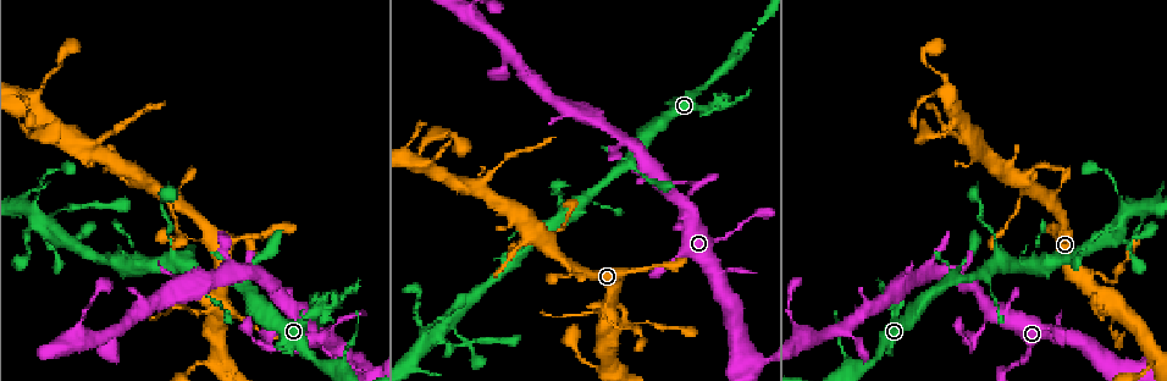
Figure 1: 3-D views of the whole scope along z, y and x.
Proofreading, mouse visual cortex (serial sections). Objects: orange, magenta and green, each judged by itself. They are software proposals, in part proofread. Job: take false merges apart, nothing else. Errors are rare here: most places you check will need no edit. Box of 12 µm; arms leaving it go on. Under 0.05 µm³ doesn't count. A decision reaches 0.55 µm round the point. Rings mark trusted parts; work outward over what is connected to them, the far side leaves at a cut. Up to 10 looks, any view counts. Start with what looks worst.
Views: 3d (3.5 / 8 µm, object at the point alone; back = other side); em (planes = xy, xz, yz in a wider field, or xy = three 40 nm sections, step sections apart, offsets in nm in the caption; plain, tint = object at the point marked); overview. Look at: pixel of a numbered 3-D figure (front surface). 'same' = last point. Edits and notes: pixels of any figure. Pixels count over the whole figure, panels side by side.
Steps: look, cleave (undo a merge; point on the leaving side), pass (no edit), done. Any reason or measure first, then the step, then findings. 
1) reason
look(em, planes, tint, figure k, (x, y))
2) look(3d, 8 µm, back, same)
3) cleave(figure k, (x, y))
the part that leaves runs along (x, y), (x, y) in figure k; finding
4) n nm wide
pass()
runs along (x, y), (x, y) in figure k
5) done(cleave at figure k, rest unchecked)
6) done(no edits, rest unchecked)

arms part here
look(3d, 8 µm, figure 1, (294, 312))

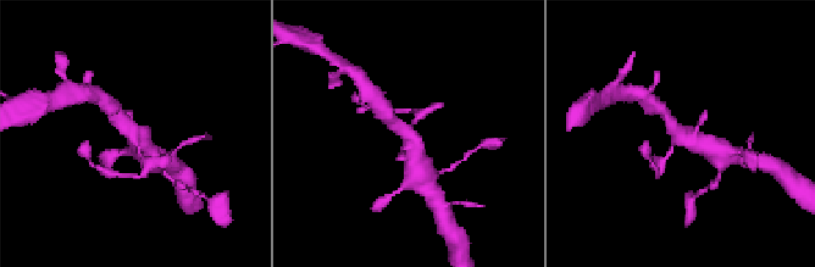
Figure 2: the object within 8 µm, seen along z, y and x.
look(3d, 3.5 µm, back, figure 2, (680, 137))

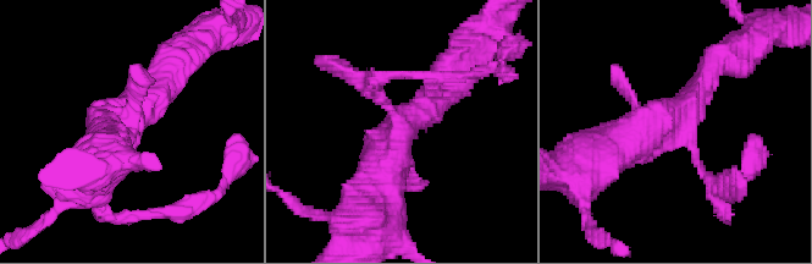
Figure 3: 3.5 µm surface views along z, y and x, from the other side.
need the tissue
look(em, xy, step 5, tint, figure 3, (125, 121))

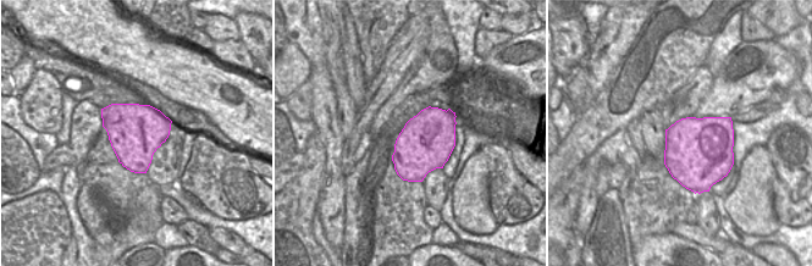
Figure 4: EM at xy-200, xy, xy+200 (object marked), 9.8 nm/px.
550 nm wide
pass()
runs along (605, 149), (673, 124), (717, 64) in figure 3; one cell here

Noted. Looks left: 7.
thick turns thin
look(3d, 3.5 µm, figure 1, (613, 297))

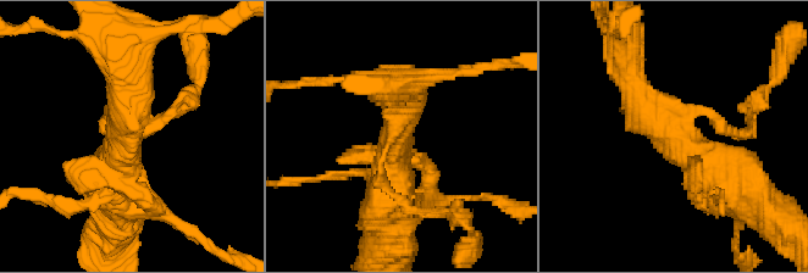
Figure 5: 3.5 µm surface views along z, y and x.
look(em, planes, tint, figure 5, (668, 132))

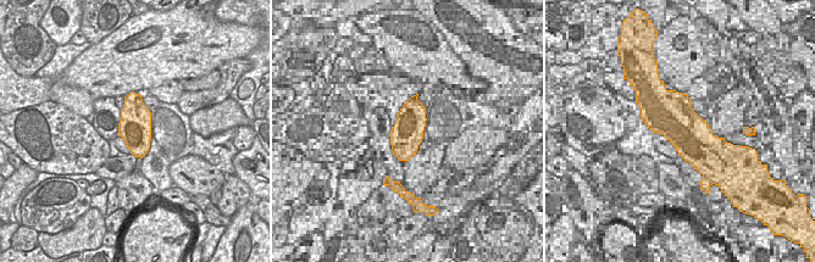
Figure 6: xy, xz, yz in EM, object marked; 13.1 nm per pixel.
3 arms; arms of 150, 400, 500 nm
pass()
runs along (626, 66), (654, 118), (732, 176) in figure 5; continuous, no second cell

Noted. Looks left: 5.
arms part here
look(3d, 3.5 µm, figure 1, (84, 146))

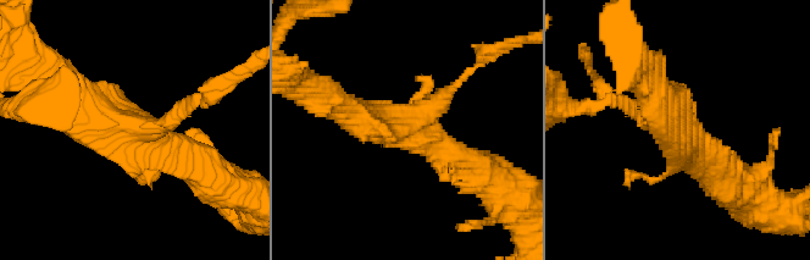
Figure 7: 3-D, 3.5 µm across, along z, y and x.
now the EM
look(em, xy, step 1, tint, figure 7, (403, 132))

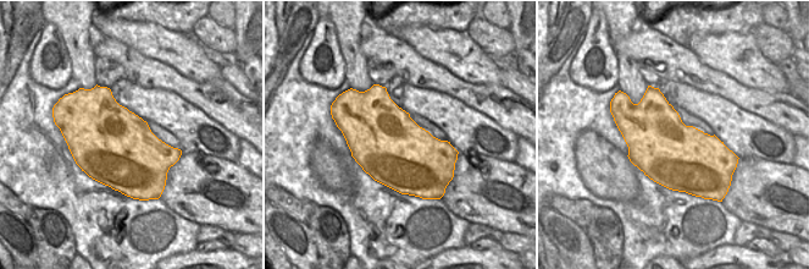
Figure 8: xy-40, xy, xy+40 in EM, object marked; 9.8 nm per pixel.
cut it another way
look(em, planes, tint, same)

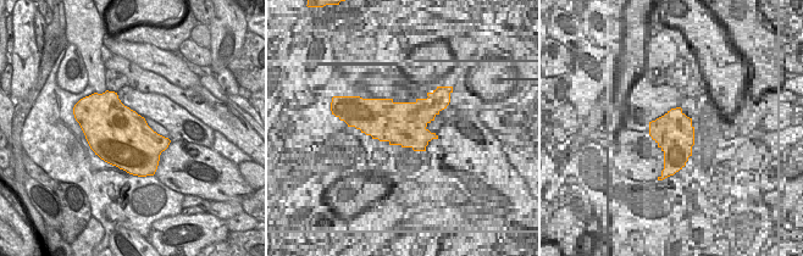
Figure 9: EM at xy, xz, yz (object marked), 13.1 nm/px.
pass()
runs along (194, 167), (93, 115), (67, 88) in figure 7; one cell here

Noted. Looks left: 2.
thin neck
look(3d, 3.5 µm, figure 1, (253, 325))

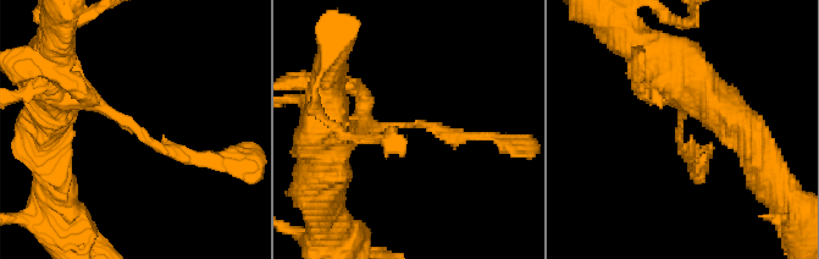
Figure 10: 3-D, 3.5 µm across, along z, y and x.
arms of 200, 400 nm
pass()
runs along (50, 84), (125, 117), (159, 148), (197, 155) in figure 10; one cell here

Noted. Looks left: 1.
done(no edits, rest unchecked)

